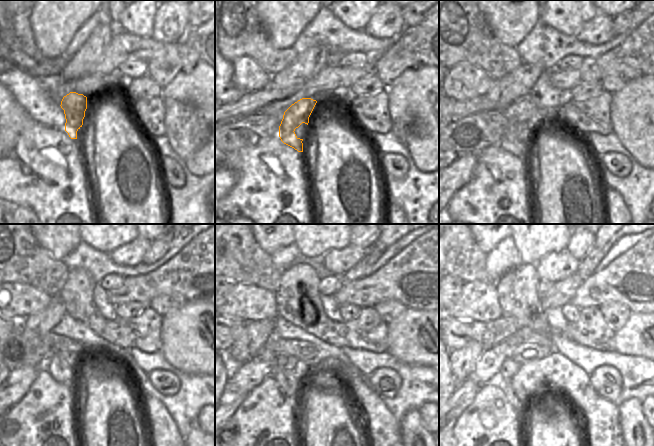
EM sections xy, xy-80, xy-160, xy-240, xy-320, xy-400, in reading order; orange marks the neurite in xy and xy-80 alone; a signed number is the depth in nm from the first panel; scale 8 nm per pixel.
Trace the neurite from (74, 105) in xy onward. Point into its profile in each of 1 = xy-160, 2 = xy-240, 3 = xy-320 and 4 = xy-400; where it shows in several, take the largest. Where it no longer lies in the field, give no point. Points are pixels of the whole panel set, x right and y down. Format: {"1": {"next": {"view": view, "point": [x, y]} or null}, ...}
{"1": {"next": {"view": "xy-160", "point": [509, 142]}}, "2": {"next": {"view": "xy-240", "point": [60, 371]}}, "3": {"next": {"view": "xy-320", "point": [289, 381]}}, "4": {"next": {"view": "xy-400", "point": [518, 399]}}}

